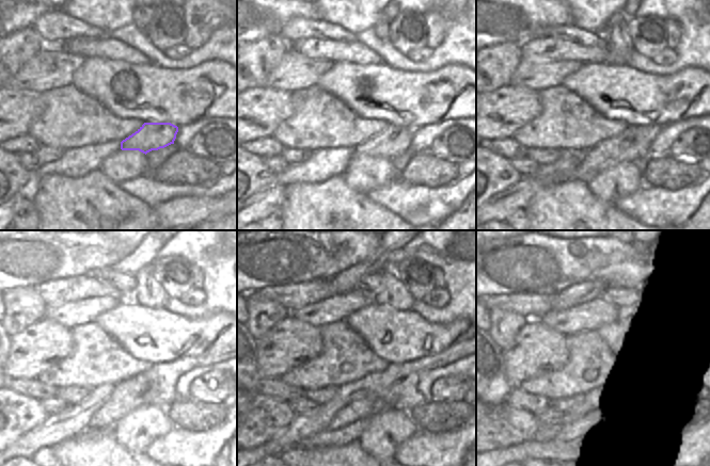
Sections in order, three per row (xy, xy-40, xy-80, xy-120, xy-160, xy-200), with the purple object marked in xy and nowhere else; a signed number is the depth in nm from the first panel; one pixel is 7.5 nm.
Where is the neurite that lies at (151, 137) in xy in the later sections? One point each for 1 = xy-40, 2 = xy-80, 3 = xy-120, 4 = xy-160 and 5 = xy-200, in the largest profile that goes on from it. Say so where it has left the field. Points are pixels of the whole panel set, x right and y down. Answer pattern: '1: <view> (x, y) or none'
1: xy-40 (393, 141)
2: xy-80 (630, 145)
3: xy-120 (130, 394)
4: xy-160 (362, 404)
5: xy-200 (578, 416)

